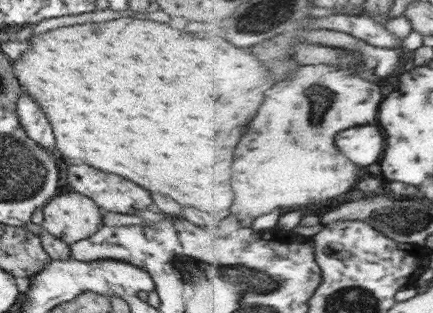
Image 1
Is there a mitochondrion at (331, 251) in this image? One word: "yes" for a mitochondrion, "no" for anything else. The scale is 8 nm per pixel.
no

